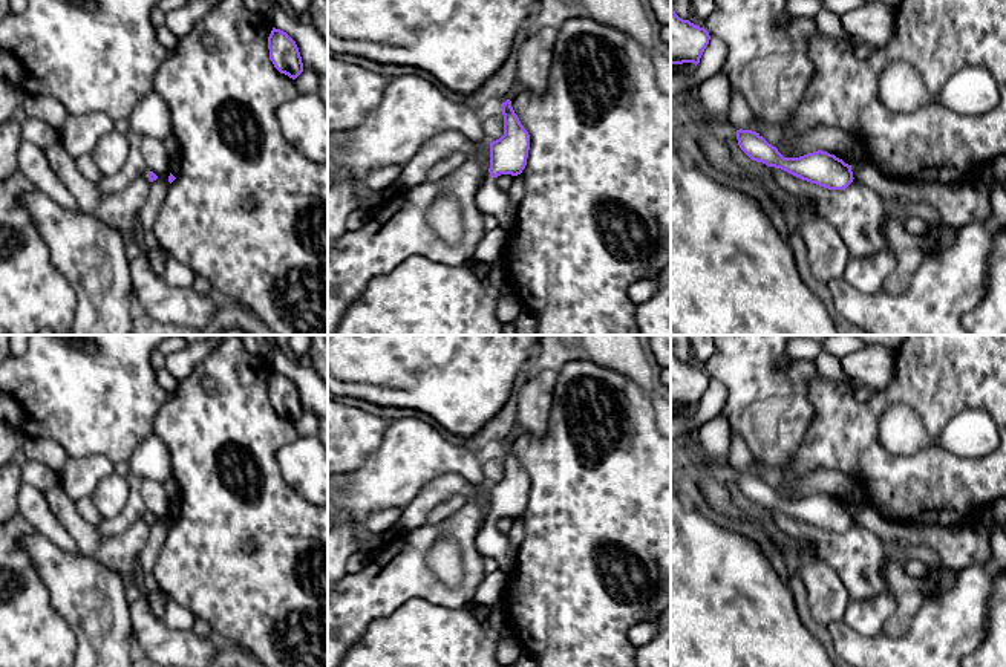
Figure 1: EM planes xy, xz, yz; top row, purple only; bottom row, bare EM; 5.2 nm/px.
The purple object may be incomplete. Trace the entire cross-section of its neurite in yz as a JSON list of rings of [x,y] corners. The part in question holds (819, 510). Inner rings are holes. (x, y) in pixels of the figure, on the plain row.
[[[737,473],[740,491],[756,505],[781,511],[802,523],[828,532],[844,532],[853,525],[851,508],[827,494],[818,493],[799,500],[784,500],[759,476]]]

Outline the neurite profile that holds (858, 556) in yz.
[[[767,509],[766,519],[789,542],[812,542],[819,558],[841,577],[850,601],[877,597],[890,589],[884,575],[888,560],[894,560],[900,568],[905,568],[910,560],[919,560],[928,569],[942,566],[936,549],[925,545],[885,542],[856,522],[844,532],[828,532],[775,509]]]

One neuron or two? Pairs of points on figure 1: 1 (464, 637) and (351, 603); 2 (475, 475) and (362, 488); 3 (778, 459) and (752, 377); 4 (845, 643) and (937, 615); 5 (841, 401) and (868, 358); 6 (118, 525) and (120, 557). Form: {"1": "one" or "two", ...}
{"1": "two", "2": "one", "3": "one", "4": "one", "5": "two", "6": "two"}

